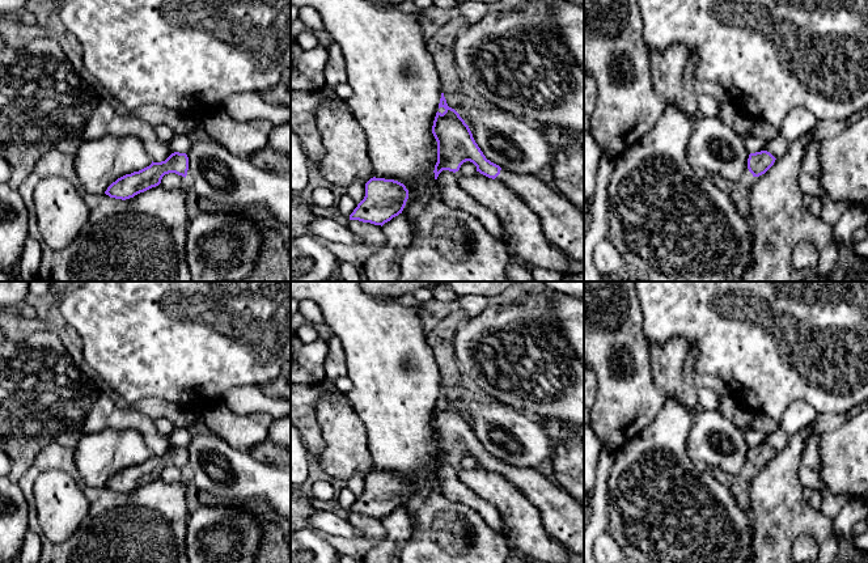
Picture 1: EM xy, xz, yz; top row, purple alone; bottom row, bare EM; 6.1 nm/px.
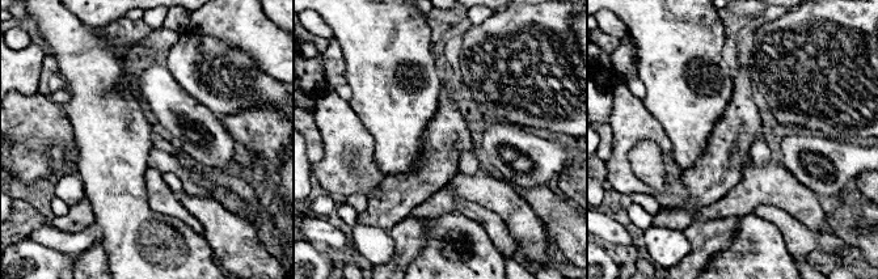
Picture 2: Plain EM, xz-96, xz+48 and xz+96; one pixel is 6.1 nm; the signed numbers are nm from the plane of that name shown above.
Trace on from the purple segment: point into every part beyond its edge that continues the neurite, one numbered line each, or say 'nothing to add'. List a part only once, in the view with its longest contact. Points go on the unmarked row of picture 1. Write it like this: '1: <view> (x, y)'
1: xz (563, 517)

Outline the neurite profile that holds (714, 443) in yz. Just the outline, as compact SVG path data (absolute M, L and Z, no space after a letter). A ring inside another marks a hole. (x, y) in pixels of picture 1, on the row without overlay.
M698 409L687 436L687 454L699 467L719 469L731 479L750 477L754 470L748 462L748 452L742 429L717 410Z

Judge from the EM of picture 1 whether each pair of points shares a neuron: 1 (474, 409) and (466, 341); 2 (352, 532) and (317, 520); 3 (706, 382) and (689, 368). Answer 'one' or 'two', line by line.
1: two
2: one
3: one

